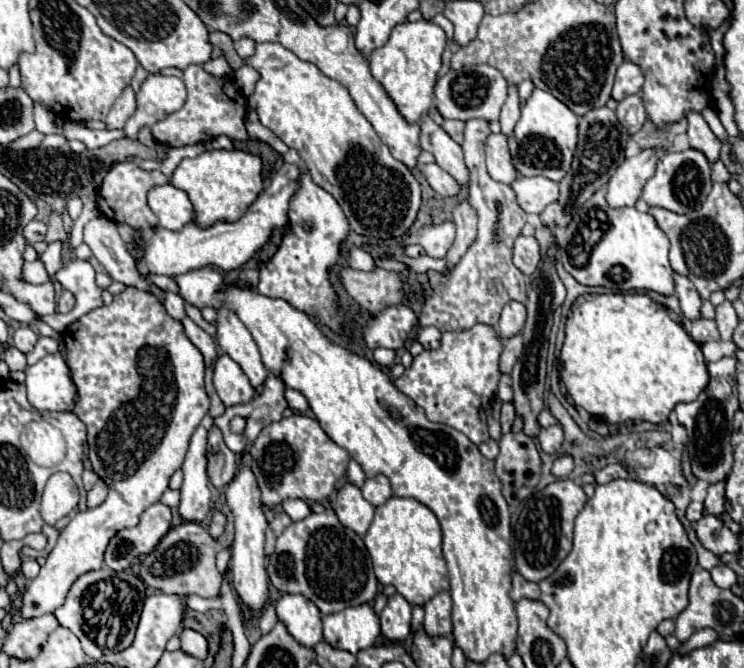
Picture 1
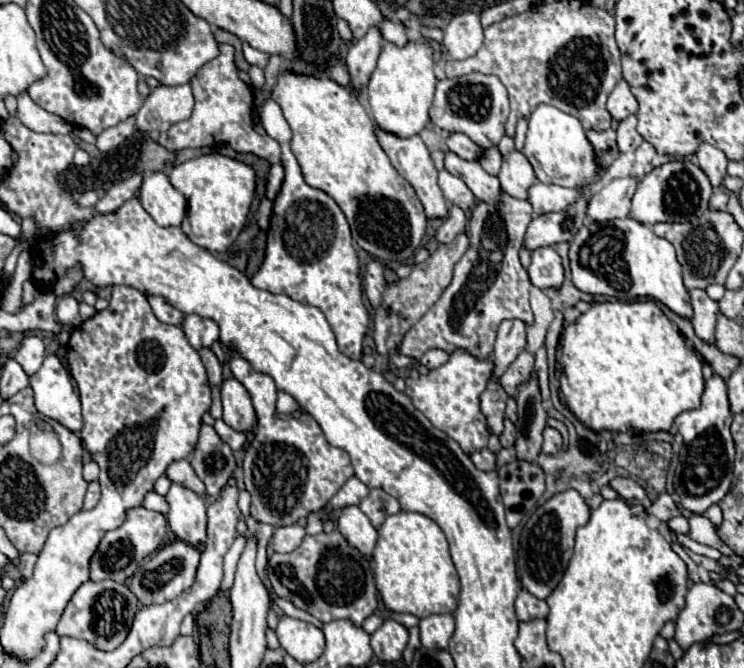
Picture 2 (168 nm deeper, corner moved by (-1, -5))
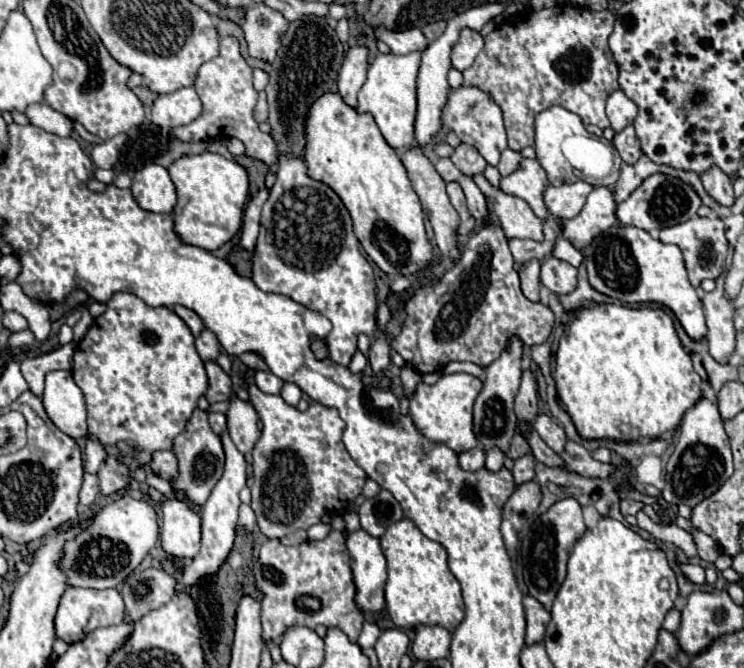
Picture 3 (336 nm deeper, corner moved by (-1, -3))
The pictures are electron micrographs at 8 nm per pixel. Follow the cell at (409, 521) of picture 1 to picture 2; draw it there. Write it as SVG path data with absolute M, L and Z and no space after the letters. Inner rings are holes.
M401 510L387 516L377 532L379 538L373 550L375 582L385 608L393 612L407 612L417 618L455 612L459 580L441 528L425 514Z

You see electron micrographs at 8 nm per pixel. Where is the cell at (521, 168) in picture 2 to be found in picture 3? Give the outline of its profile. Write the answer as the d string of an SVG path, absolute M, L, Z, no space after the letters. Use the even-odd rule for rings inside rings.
M523 158L521 166L511 176L501 180L501 190L525 200L541 220L547 220L551 216L543 202L543 192L547 186L549 180L543 166L537 160L529 158Z

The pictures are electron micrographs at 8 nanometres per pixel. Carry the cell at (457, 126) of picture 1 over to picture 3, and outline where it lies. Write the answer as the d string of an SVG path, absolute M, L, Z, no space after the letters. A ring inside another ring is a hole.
M459 144L451 156L451 162L465 174L465 176L475 176L475 174L483 174L487 162L485 158L481 158L481 154L477 154L477 150L469 144Z

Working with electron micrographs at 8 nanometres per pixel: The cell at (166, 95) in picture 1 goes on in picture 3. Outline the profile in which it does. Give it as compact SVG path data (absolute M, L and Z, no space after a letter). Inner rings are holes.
M181 88L171 94L161 94L151 106L151 120L161 128L177 128L191 124L201 114L201 100L195 88Z

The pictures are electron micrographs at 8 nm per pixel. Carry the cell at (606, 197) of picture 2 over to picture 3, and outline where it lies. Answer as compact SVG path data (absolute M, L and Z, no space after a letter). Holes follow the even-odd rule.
M595 188L587 198L587 206L563 224L563 236L571 240L577 250L583 250L595 236L617 222L615 208L617 204L613 202L613 192L609 188Z

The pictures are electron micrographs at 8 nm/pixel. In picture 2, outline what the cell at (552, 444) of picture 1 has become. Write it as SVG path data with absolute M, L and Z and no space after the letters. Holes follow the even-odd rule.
M545 428L545 432L543 432L543 454L555 454L555 452L559 452L563 448L563 438L561 438L561 434L555 430L555 428Z

